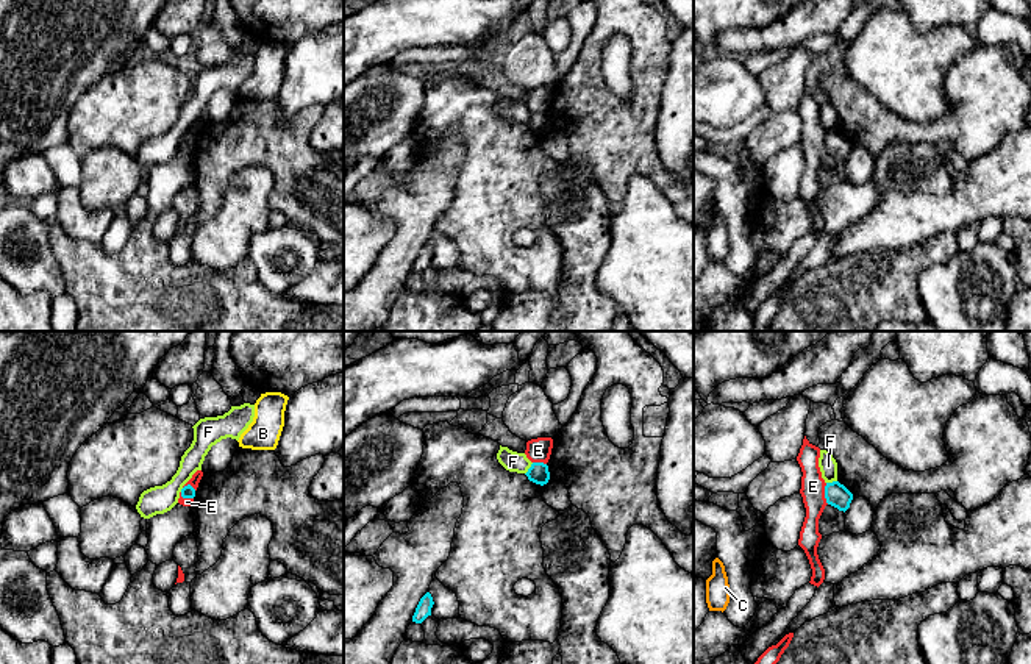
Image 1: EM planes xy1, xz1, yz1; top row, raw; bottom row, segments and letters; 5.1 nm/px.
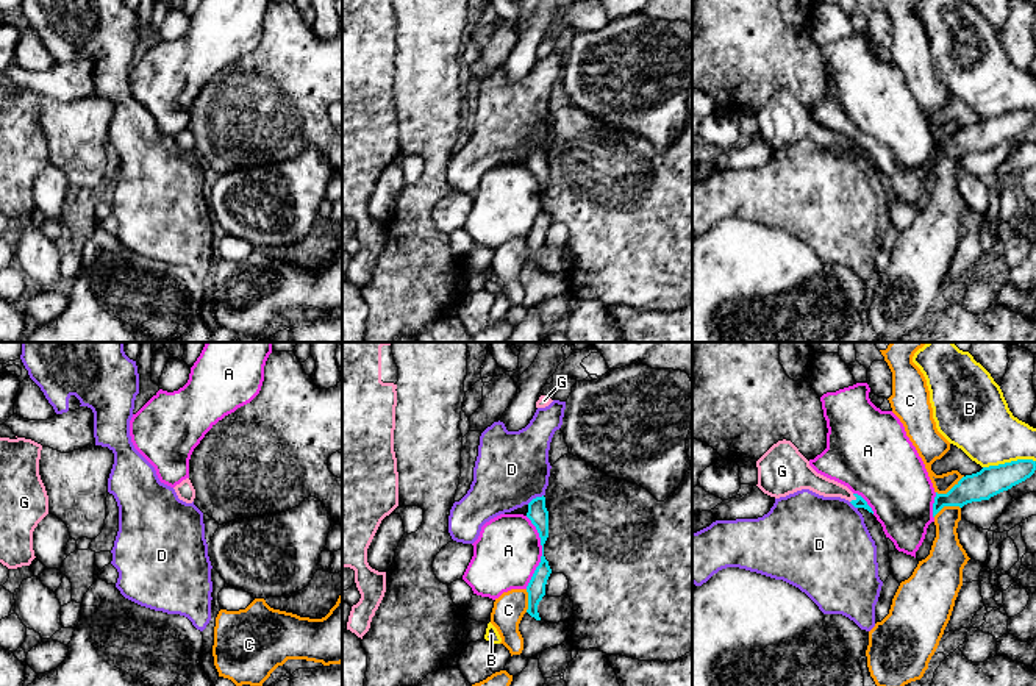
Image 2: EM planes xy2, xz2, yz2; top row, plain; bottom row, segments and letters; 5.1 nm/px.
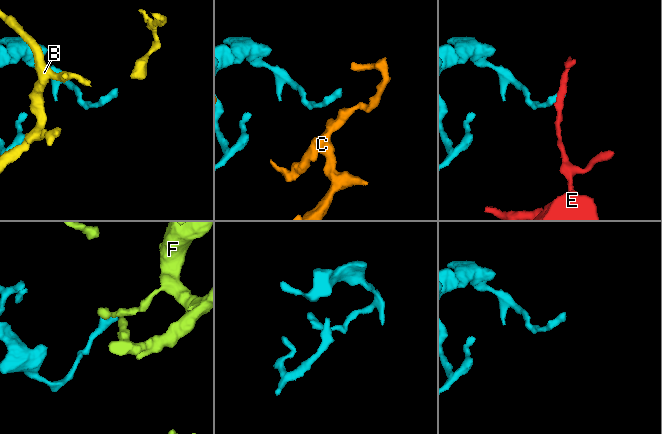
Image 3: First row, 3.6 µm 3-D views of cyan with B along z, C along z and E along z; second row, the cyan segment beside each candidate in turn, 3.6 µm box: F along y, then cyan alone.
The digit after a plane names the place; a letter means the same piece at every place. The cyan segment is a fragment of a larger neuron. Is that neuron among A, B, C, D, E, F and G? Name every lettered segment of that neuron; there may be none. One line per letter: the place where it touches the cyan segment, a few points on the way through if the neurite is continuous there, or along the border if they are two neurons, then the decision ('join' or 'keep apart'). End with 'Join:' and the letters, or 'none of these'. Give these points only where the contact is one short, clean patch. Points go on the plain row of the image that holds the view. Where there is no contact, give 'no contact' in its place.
A: meets cyan in xz2 at (543, 202); keep apart
B: meets cyan in yz2 at (1008, 113); keep apart
C: meets cyan in yz2 at (950, 139); keep apart
D: meets cyan in xz2 at (536, 147); border along xz2 (543, 144), (527, 153); keep apart
E: meets cyan in yz1 at (825, 144); keep apart
F: meets cyan in xz1 at (528, 119); border along xz1 (533, 113), (525, 124); keep apart
G: meets cyan in yz2 at (853, 150); runs through yz2 (860, 152), (853, 150), (843, 141), (811, 130); join
Join: G

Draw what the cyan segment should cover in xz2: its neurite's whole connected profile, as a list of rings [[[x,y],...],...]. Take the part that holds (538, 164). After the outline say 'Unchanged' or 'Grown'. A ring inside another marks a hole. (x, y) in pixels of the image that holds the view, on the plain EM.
[[[536,147],[528,153],[528,163],[527,167],[531,170],[531,173],[536,177],[539,188],[541,188],[541,195],[542,195],[542,206],[541,213],[536,217],[528,236],[528,259],[527,263],[534,267],[536,270],[541,270],[539,263],[538,263],[538,255],[545,245],[545,234],[547,230],[552,223],[552,219],[548,216],[548,211],[544,206],[544,194],[548,188],[548,161],[545,158],[545,147]]]. Unchanged

